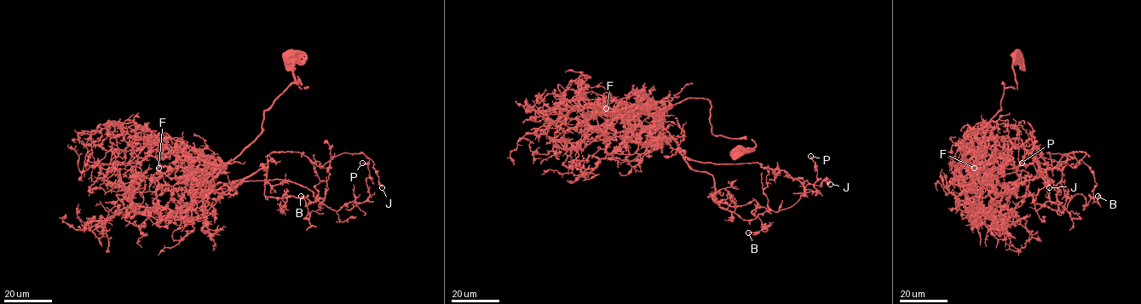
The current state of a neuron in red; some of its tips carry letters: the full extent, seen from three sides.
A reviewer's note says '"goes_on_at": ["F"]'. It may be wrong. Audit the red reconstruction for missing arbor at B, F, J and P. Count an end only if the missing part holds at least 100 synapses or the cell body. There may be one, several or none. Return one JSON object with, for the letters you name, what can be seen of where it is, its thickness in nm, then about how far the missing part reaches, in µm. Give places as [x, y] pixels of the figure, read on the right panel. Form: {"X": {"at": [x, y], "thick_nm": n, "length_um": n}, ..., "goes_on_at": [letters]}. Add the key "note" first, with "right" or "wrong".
{"note": "wrong", "goes_on_at": []}

